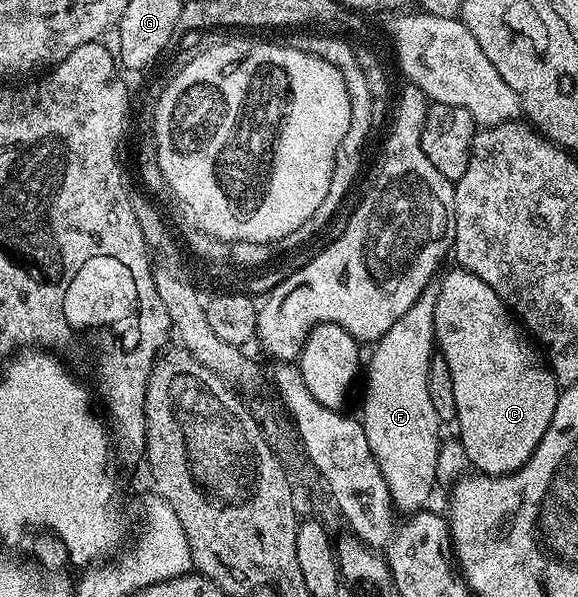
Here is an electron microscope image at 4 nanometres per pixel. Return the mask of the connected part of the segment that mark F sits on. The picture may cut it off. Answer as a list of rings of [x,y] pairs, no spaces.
[[[431,283],[392,327],[378,341],[373,342],[370,353],[370,366],[365,366],[366,402],[362,405],[360,420],[364,427],[364,435],[368,435],[368,447],[372,447],[372,455],[380,467],[380,475],[384,475],[384,483],[388,483],[391,502],[399,514],[413,515],[423,508],[422,505],[430,497],[434,489],[434,480],[438,477],[438,428],[440,422],[432,407],[428,395],[428,367],[436,356],[434,340],[434,312],[438,286]]]

